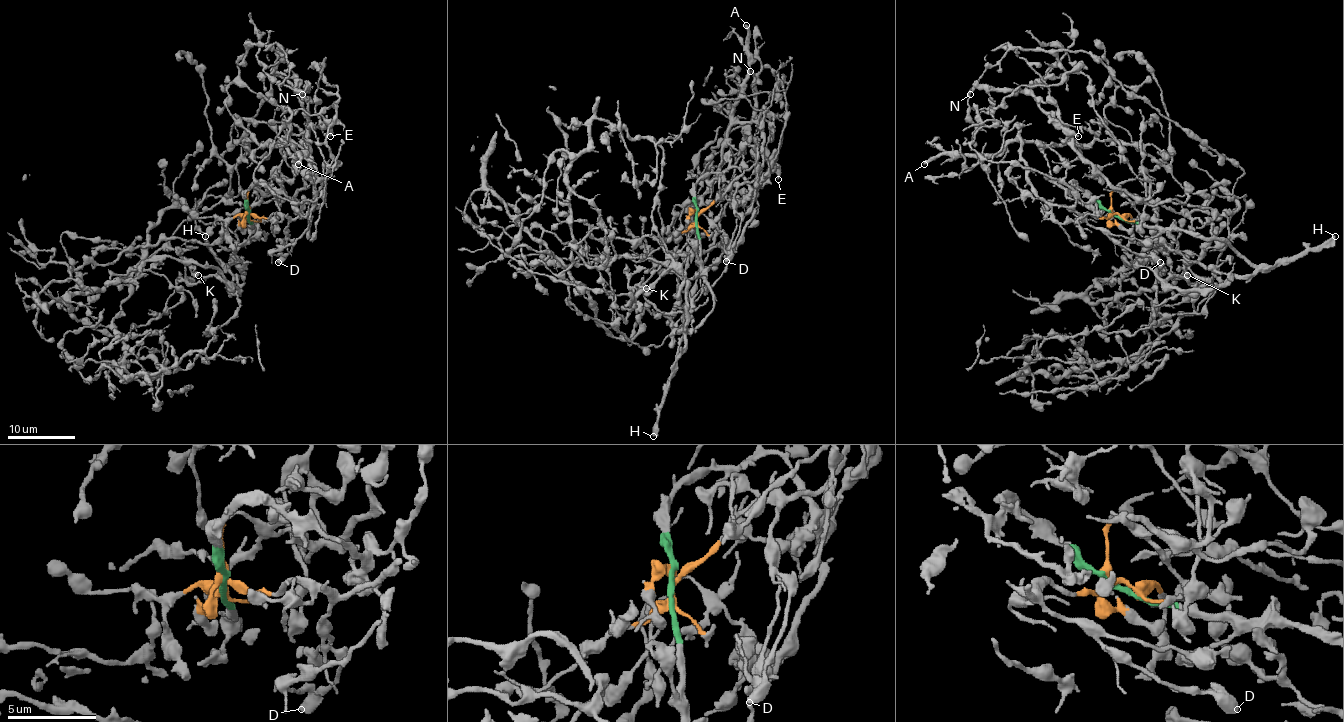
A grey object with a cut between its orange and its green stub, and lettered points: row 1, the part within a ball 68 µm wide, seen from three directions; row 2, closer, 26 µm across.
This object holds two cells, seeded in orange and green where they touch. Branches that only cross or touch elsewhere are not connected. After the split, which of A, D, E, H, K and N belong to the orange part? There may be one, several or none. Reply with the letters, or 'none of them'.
A, D, E, N

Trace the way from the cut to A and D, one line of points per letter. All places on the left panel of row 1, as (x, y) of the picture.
A: (249, 213), (296, 218), (309, 210), (316, 193), (311, 161), (285, 141), (299, 165)
D: (249, 213), (265, 218), (275, 213), (287, 220), (285, 235), (292, 242), (292, 249), (277, 262)

